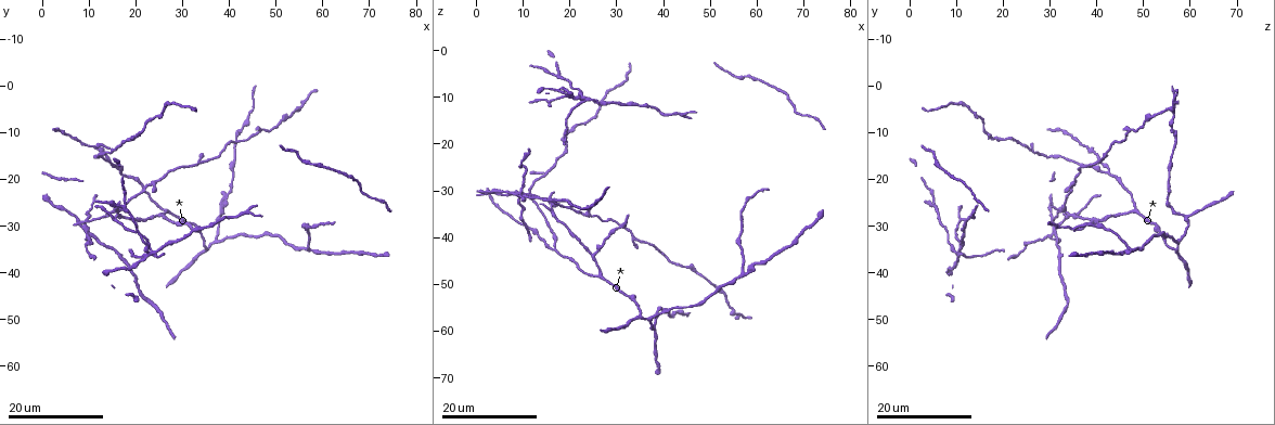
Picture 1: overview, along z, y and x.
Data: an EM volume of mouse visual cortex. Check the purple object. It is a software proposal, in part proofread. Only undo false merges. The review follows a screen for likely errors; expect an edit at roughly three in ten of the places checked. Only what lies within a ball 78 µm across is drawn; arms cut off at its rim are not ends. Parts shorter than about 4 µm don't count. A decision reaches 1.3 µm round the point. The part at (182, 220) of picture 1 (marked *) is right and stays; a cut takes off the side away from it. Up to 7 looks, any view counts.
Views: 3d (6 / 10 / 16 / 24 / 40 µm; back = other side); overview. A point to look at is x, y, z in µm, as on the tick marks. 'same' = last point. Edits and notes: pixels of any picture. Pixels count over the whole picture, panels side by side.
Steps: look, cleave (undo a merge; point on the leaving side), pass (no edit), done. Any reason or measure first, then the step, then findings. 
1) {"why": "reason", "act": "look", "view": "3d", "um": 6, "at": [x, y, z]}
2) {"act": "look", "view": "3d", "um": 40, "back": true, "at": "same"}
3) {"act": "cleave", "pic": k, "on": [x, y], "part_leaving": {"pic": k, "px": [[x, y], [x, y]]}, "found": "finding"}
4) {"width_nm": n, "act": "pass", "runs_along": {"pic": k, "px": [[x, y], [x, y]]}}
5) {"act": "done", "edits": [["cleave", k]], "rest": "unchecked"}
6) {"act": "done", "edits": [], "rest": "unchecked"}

{"why": "three arms meet", "act": "look", "view": "3d", "um": 24, "at": [25.0, 28.0, 44.0]}

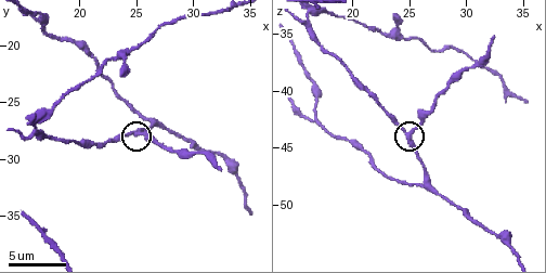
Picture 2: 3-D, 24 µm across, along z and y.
{"act": "look", "view": "3d", "um": 6, "at": [25.0, 27.8, 43.6]}

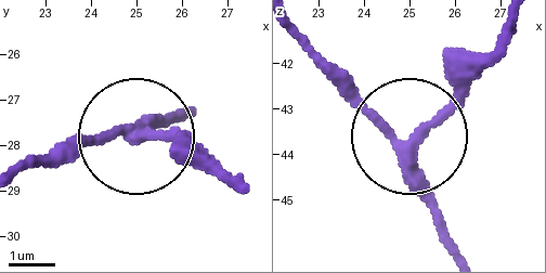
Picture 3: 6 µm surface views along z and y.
{"side_arm_um": 13, "arms": 3, "act": "pass", "found": "all the same cell"}

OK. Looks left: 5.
{"why": "three arms meet", "act": "look", "view": "3d", "um": 16, "at": [57.5, 35.0, 48.0]}

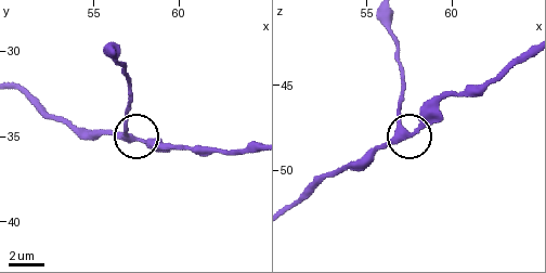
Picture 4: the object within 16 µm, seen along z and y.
{"act": "look", "view": "3d", "um": 10, "at": [57.1, 35.2, 47.8]}

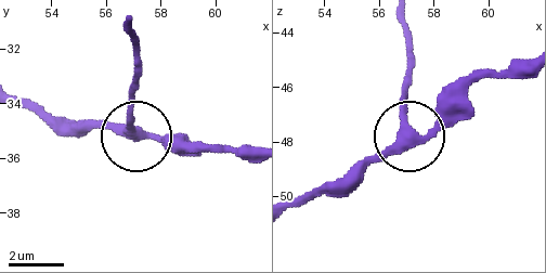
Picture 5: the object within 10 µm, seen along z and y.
{"arms": 3, "act": "pass", "runs_along": {"pic": 5, "px": [[290, 207], [353, 183], [430, 128], [477, 81]]}, "found": "all the same cell"}

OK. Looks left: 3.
{"why": "small branch off a trunk", "act": "look", "view": "3d", "um": 16, "at": [17.5, 26.0, 5.5]}

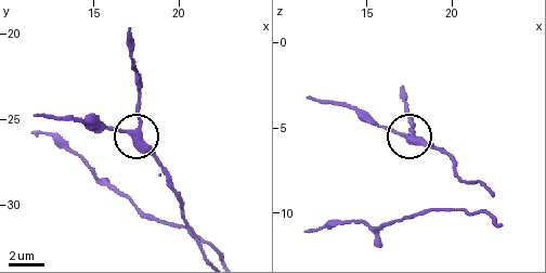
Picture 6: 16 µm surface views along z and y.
{"why": "closer look", "act": "look", "view": "3d", "um": 10, "at": [17.2, 25.8, 5.5]}

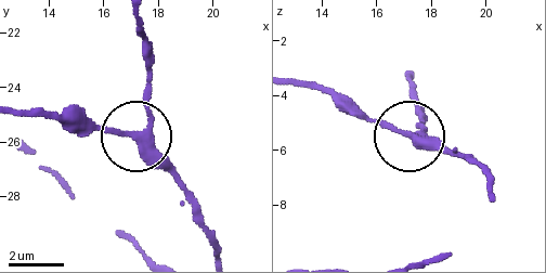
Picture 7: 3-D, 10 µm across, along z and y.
{"width_nm": 280, "act": "pass", "runs_along": {"pic": 7, "px": [[219, 252], [191, 190], [142, 141], [128, 134], [74, 134]]}, "found": "one cell here"}

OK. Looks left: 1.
{"act": "done", "edits": [], "rest": "unchecked"}

